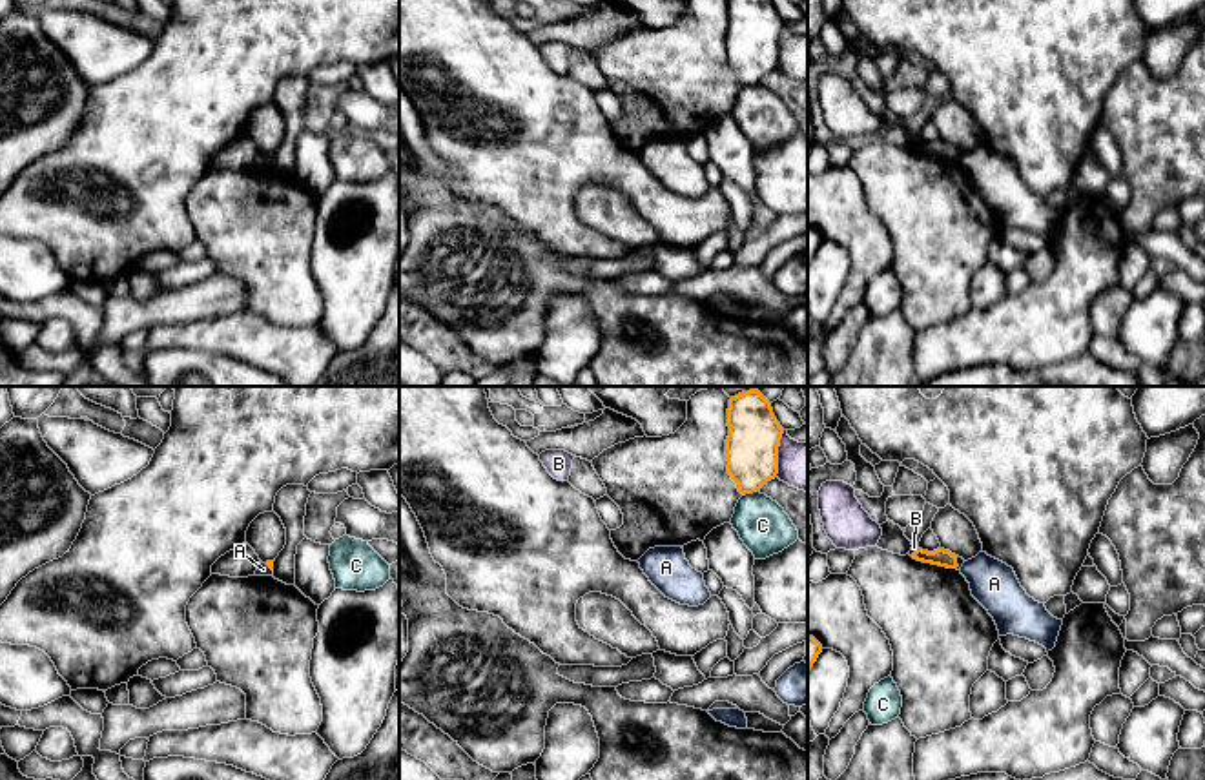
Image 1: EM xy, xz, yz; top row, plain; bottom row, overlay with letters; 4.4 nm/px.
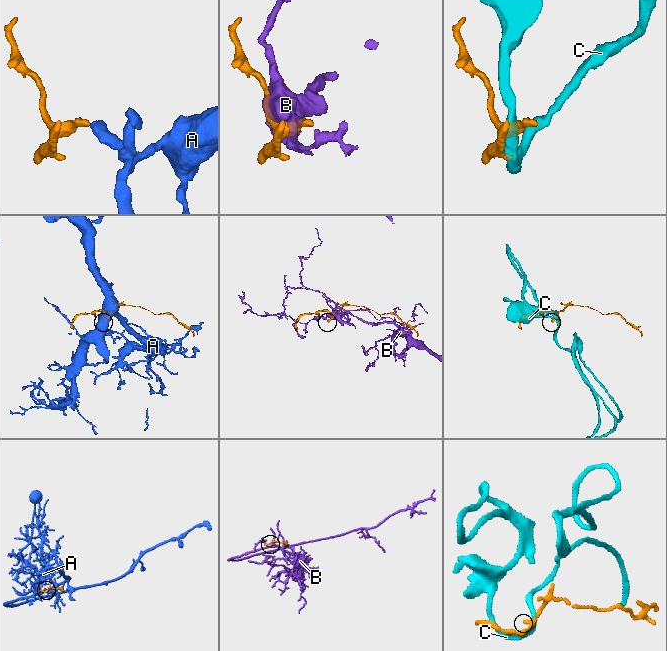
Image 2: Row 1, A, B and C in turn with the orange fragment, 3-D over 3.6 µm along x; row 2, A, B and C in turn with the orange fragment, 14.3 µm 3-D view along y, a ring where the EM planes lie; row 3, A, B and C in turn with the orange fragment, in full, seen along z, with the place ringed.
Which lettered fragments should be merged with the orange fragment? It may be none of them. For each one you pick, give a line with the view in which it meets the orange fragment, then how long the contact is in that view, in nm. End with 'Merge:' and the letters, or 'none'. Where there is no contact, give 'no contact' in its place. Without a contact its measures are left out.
Merge: none

